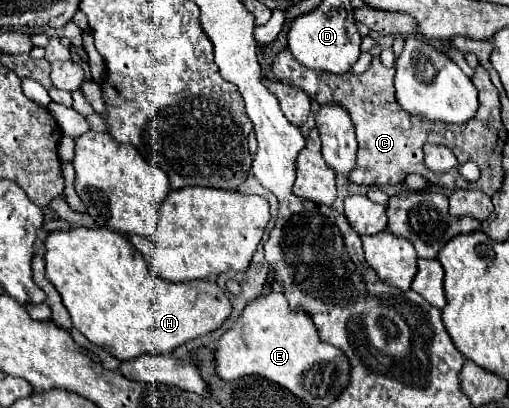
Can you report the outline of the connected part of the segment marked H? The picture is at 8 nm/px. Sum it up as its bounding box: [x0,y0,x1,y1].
[44,228,232,362]

